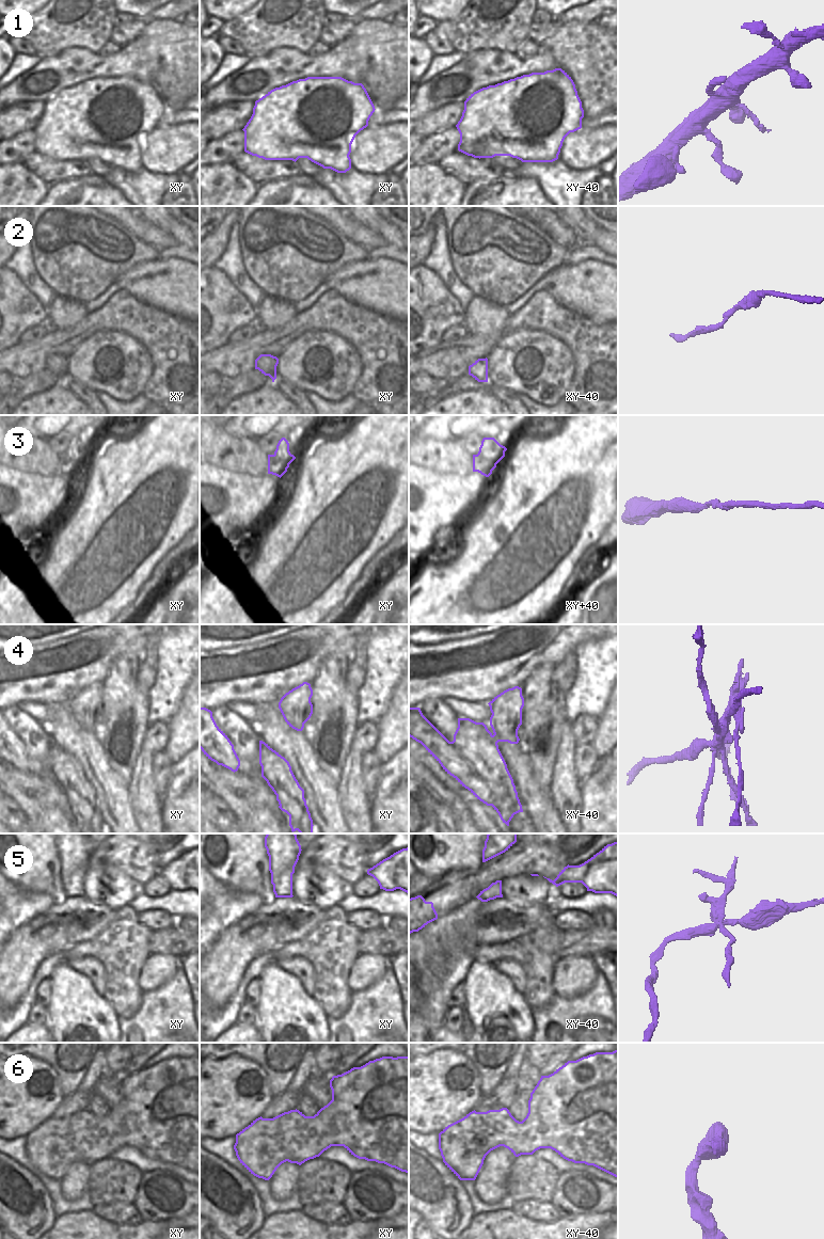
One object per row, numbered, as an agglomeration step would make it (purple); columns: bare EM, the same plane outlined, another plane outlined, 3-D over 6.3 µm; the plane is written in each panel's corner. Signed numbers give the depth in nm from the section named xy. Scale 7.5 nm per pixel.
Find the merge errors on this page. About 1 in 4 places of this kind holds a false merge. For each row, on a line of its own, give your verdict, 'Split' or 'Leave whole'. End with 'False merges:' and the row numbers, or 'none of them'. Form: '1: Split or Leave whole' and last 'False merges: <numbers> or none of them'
1: Leave whole
2: Leave whole
3: Leave whole
4: Split
5: Split
6: Leave whole
False merges: 4, 5.

